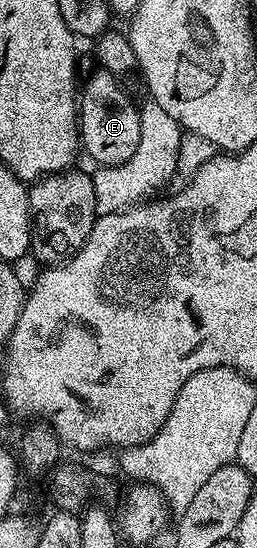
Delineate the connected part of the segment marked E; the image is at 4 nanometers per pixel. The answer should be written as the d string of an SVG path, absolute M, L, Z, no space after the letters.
M102 68L96 69L96 74L92 76L91 79L88 80L87 83L82 83L81 93L78 95L77 101L79 103L79 116L78 116L78 124L79 124L79 136L81 139L81 150L84 155L88 154L89 157L92 158L96 163L94 164L96 167L102 168L105 166L116 166L117 164L125 164L125 160L129 160L133 156L133 152L137 152L137 143L141 141L141 116L139 115L140 107L138 105L134 106L131 103L131 98L129 95L123 91L123 86L118 77L116 75L111 74L107 70Z

